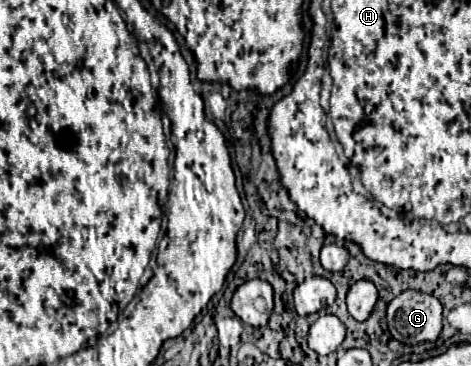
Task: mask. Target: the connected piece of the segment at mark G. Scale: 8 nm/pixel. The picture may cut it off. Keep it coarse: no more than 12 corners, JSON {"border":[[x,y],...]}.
{"border":[[420,291],[388,303],[388,329],[404,345],[436,341],[442,303]]}

